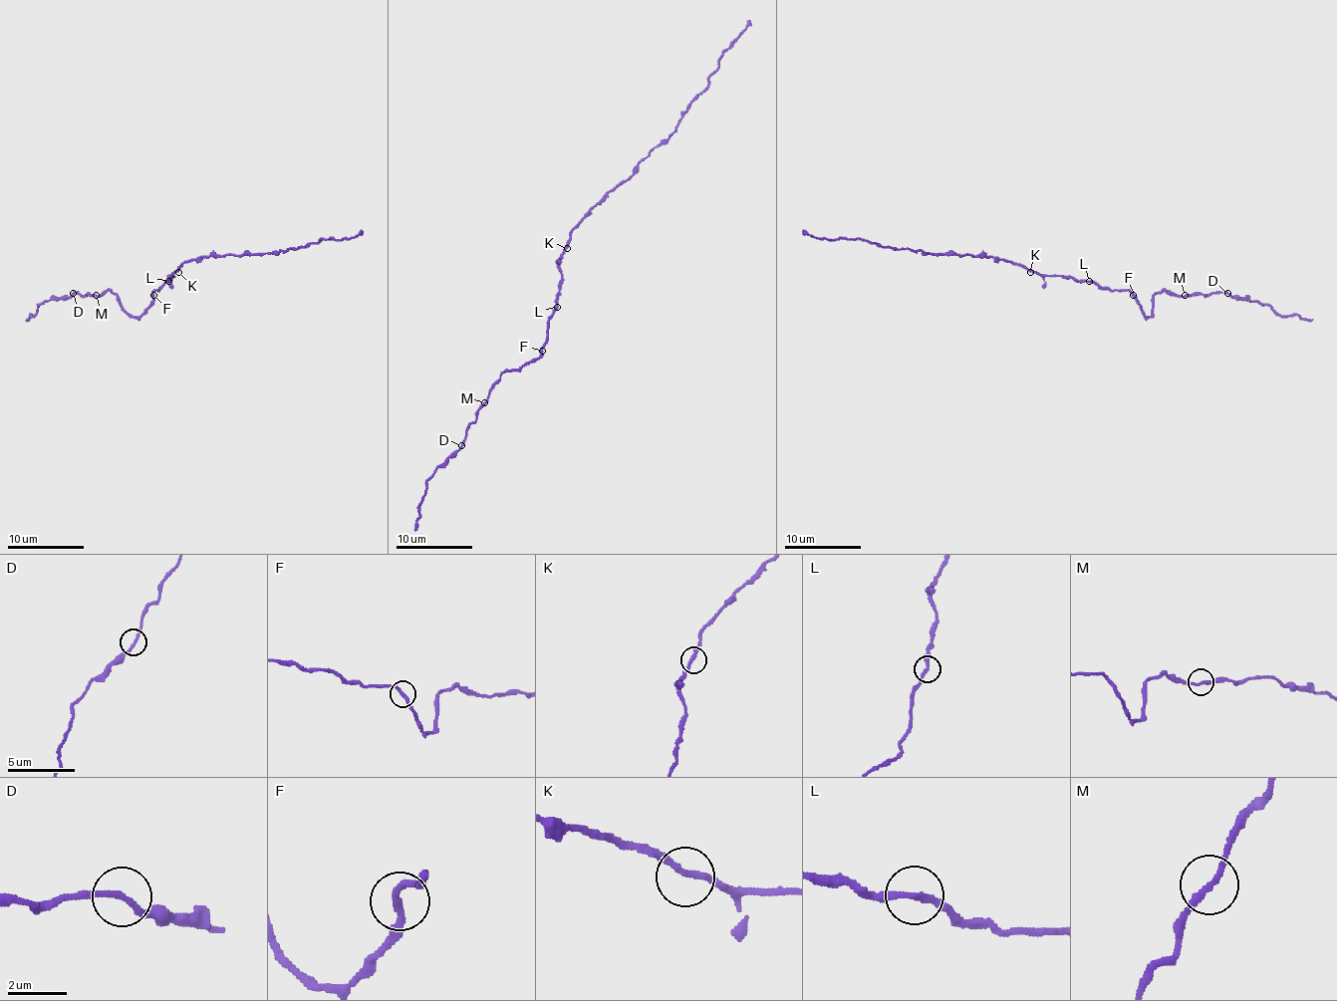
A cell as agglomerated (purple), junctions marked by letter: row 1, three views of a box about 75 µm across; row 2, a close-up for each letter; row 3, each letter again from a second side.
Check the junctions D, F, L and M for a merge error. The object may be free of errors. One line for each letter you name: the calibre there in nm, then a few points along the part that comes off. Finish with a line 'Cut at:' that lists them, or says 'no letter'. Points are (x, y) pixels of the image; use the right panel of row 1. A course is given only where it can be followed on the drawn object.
Cut at: no letter

